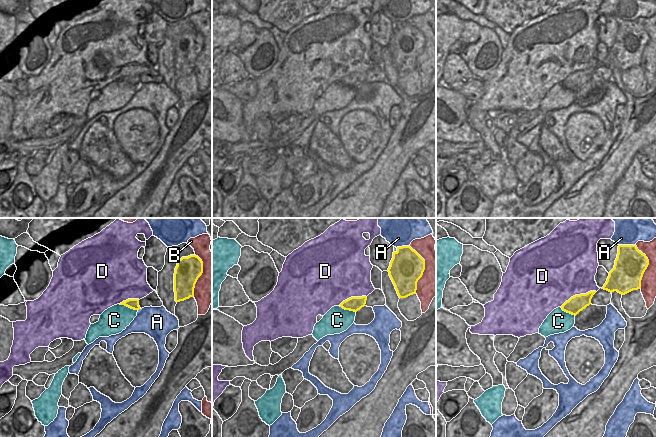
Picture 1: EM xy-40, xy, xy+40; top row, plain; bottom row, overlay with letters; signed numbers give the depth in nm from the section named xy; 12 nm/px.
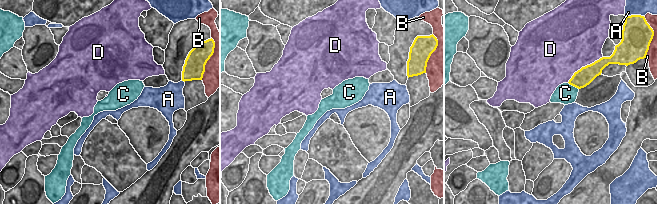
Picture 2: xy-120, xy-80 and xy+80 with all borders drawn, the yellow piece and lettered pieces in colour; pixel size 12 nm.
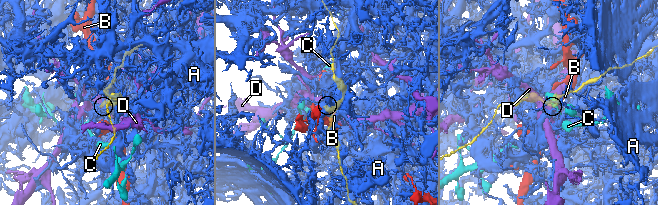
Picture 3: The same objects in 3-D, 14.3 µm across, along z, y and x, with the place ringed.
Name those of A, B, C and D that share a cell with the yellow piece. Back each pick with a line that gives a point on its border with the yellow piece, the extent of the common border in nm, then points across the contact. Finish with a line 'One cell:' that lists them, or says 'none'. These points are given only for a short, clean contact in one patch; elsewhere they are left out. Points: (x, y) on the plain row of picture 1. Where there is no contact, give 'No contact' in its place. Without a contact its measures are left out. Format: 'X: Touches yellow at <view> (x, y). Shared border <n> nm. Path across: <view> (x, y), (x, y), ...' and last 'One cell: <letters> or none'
One cell: none.

